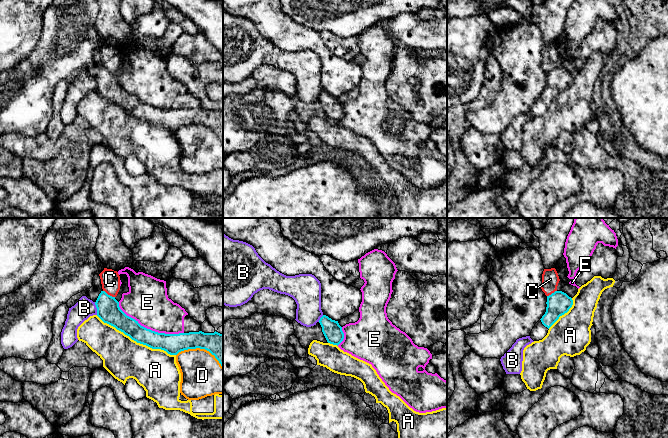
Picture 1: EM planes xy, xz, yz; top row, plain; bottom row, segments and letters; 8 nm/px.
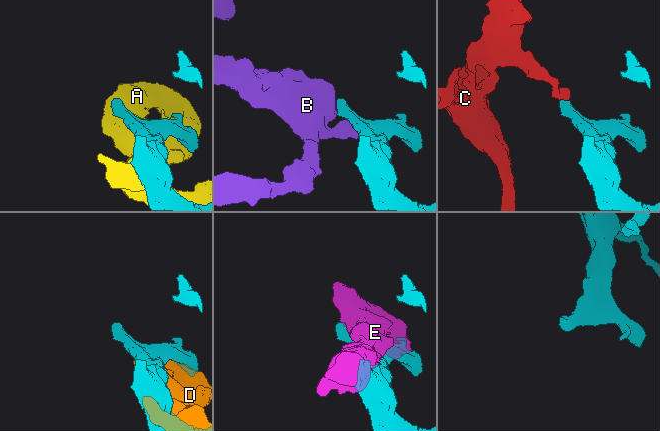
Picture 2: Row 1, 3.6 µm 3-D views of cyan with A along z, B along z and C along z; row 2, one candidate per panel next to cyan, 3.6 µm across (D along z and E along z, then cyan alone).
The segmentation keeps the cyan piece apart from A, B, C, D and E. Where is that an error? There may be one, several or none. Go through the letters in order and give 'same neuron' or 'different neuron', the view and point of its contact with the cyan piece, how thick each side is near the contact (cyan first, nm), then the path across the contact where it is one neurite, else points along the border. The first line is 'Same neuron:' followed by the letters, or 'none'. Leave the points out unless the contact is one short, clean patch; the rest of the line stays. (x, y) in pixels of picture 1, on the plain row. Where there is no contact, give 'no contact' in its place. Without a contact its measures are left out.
Same neuron: none
A: different neuron | xy (136, 117) | 150/320 nm
B: different neuron | xy (97, 84) | 190/160 nm
C: different neuron | xy (109, 71) | 190/160 nm | along xy (103, 66), (114, 73)
D: different neuron | xy (201, 124) | 200/340 nm
E: different neuron | xy (149, 105) | 160/340 nm

